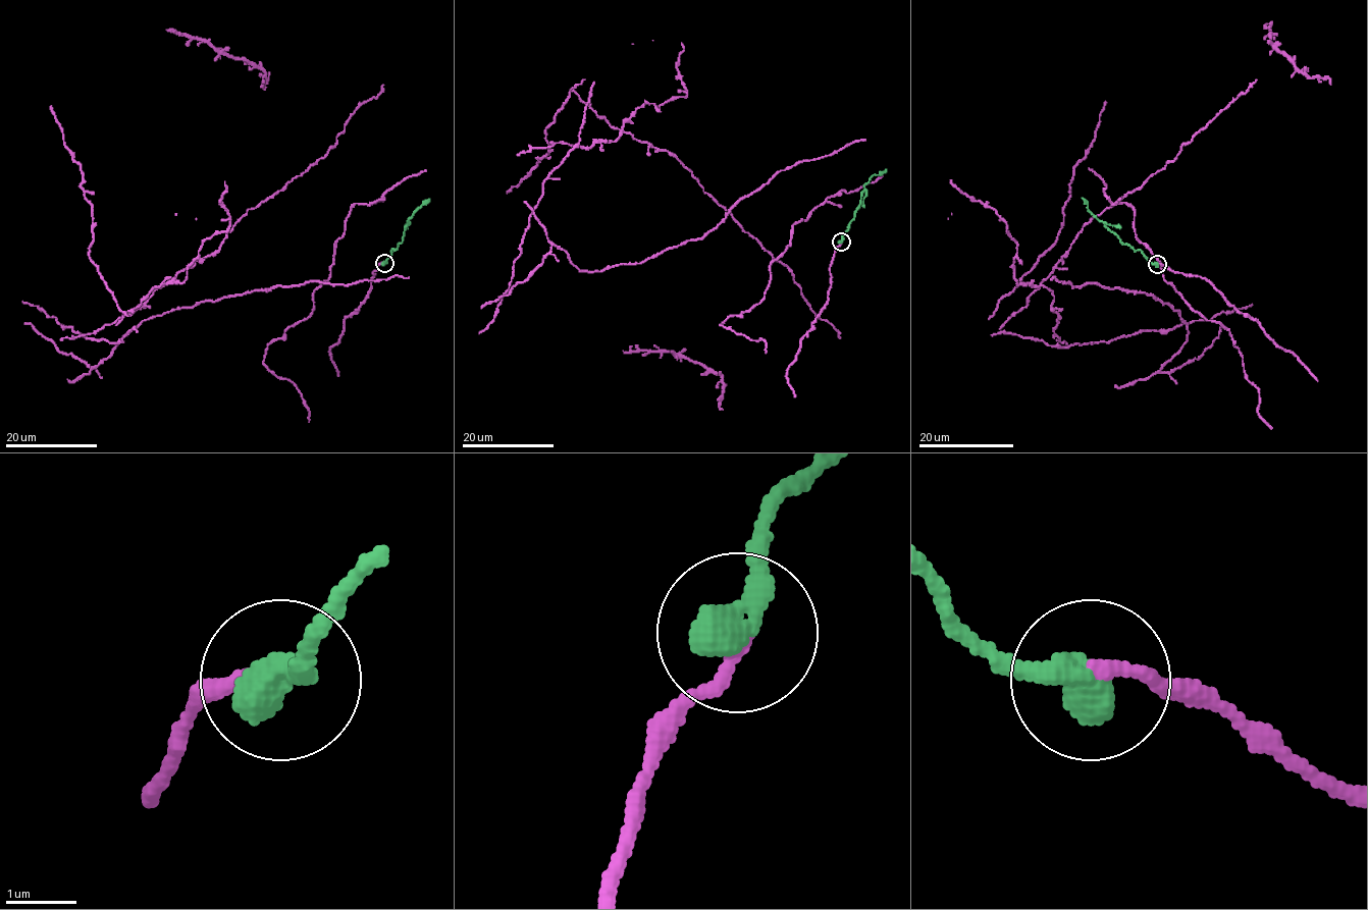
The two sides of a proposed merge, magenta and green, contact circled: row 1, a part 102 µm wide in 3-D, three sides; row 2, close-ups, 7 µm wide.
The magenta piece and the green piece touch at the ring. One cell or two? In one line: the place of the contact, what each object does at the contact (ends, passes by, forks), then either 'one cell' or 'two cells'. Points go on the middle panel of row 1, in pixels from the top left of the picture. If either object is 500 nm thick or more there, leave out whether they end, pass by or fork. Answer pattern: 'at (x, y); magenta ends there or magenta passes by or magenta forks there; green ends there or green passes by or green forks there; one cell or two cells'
at (841, 242); one cell

